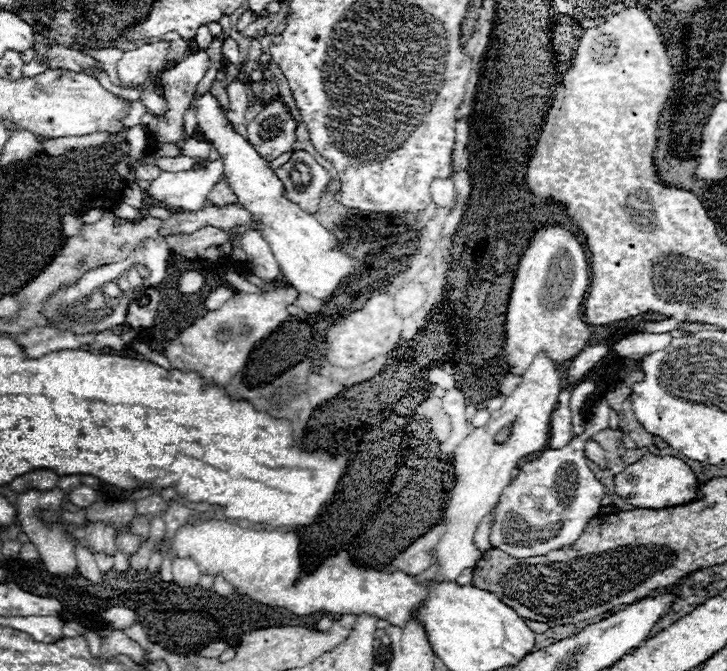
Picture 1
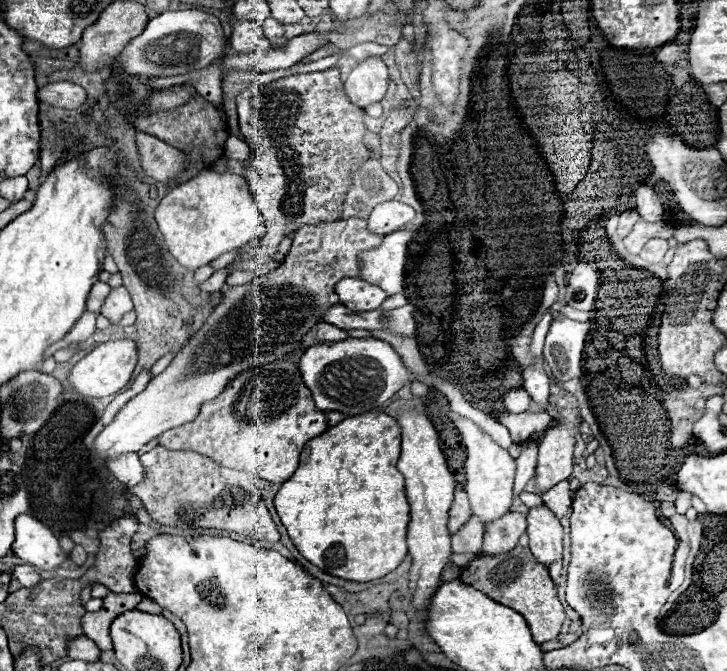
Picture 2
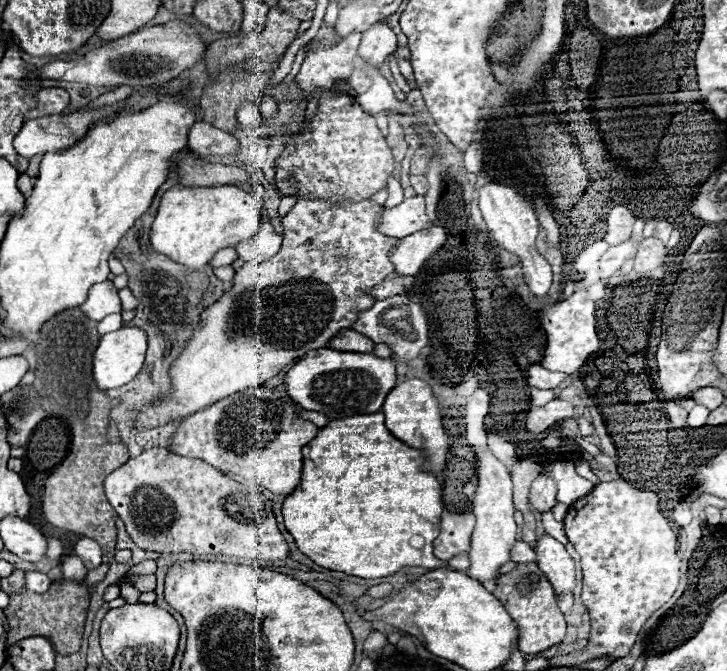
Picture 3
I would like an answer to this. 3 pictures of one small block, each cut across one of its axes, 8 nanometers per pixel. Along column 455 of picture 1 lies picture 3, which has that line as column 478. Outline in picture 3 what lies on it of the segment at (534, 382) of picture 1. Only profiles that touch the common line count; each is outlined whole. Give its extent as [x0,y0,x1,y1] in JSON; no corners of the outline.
[468,452,518,582]

